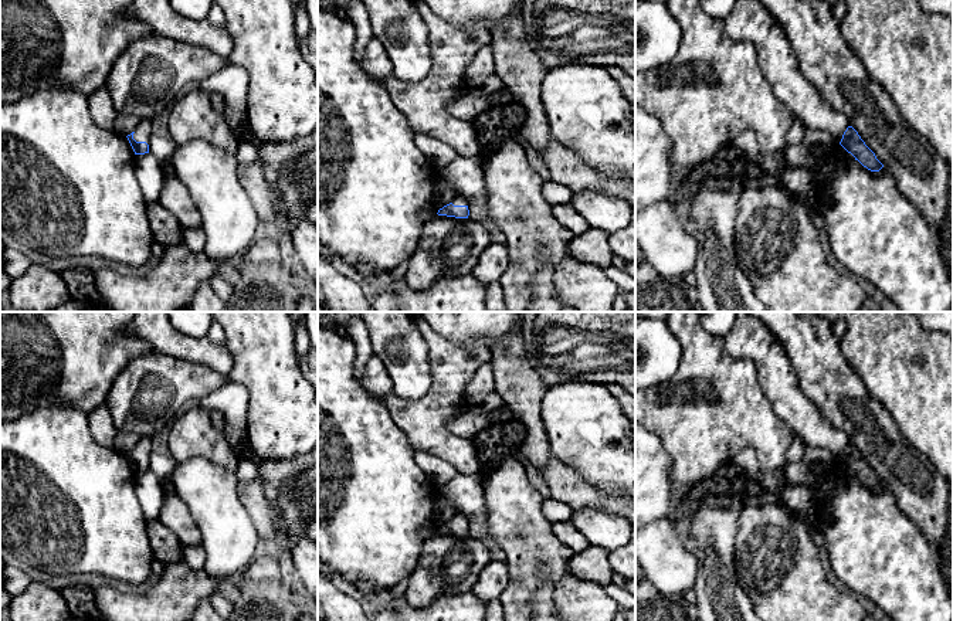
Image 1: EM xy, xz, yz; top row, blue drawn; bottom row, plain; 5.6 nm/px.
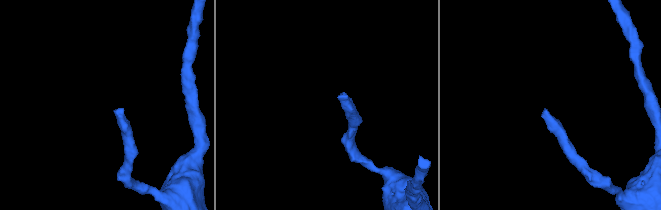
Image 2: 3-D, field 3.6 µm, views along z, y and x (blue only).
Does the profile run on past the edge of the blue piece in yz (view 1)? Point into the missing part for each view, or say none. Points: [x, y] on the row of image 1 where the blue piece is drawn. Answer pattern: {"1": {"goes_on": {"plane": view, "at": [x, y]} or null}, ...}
{"1": {"goes_on": null}}

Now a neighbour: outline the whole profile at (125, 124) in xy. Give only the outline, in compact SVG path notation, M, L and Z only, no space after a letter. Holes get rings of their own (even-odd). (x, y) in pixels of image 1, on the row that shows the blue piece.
M116 113L112 130L121 136L128 136L135 132L139 119L129 113Z

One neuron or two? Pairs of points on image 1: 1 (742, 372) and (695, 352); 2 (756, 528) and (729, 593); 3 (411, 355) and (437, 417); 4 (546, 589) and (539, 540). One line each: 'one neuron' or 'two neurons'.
1: one neuron
2: two neurons
3: two neurons
4: two neurons

